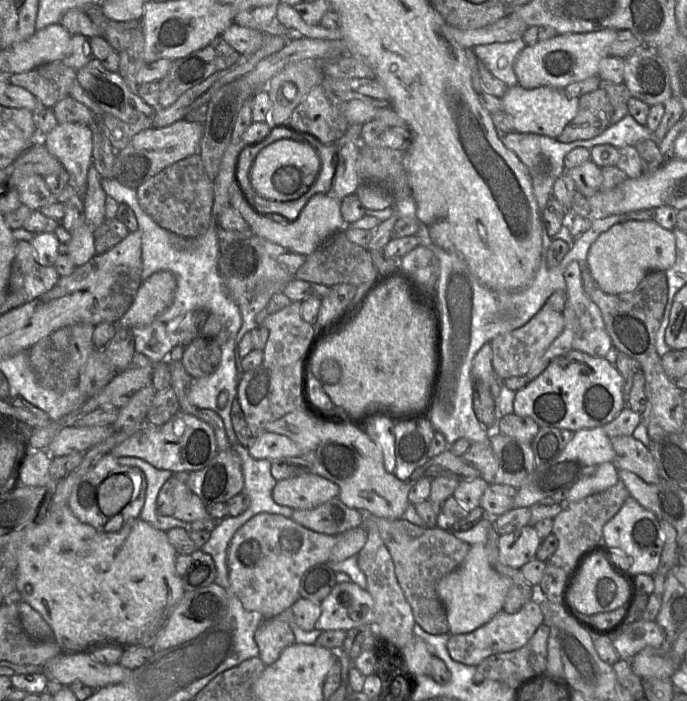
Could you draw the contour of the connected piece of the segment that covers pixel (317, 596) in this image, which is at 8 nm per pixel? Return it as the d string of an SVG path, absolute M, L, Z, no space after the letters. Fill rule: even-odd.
M317 564L309 568L301 577L299 595L304 599L321 602L337 583L349 581L351 579L345 573L335 574L326 564Z

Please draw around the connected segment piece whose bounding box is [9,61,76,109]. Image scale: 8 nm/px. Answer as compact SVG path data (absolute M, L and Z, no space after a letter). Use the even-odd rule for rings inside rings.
M61 61L47 63L28 72L11 74L9 77L9 84L29 91L42 106L50 109L57 102L69 96L69 89L74 83L76 83L76 71Z

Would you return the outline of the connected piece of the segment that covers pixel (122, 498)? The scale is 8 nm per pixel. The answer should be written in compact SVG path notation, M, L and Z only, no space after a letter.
M113 474L101 486L99 508L107 517L116 515L131 501L132 494L132 480L125 474Z

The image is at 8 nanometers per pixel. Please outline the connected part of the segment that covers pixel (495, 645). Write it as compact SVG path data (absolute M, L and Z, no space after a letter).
M531 599L516 613L509 614L501 610L476 630L451 635L447 650L453 660L465 665L478 666L480 662L493 654L510 652L523 647L542 623L543 613L540 605Z

